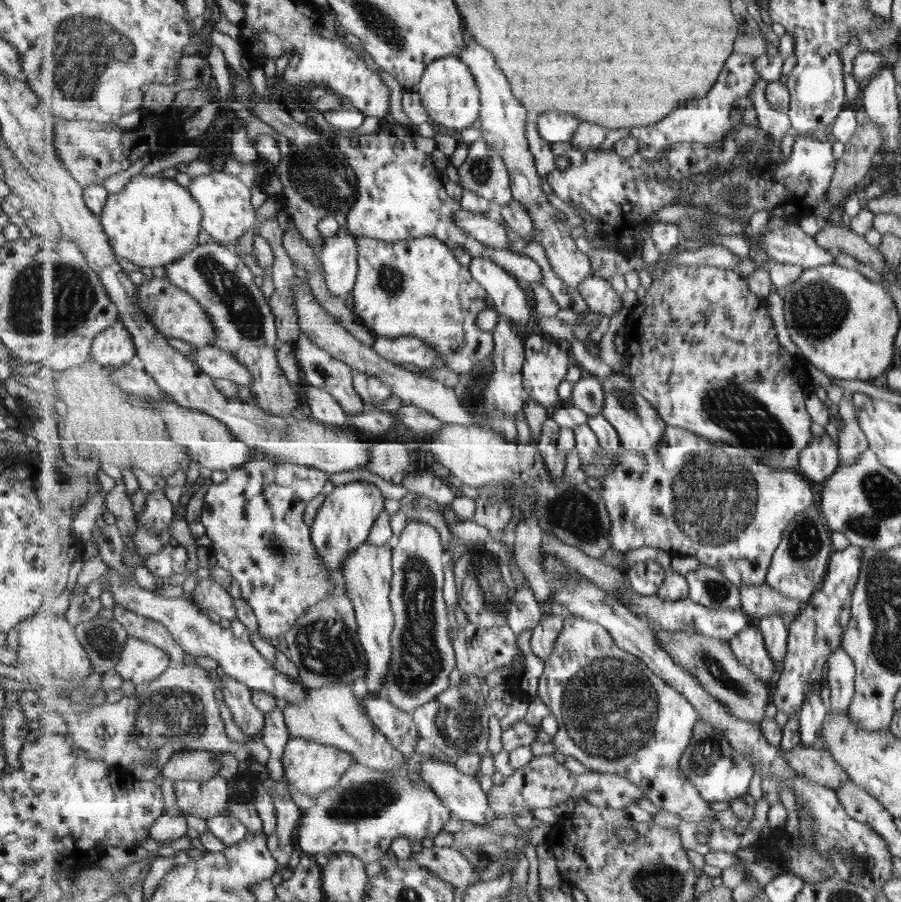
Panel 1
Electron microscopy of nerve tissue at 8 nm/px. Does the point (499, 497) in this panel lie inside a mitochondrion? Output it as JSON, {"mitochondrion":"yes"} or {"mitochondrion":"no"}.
{"mitochondrion":"yes"}

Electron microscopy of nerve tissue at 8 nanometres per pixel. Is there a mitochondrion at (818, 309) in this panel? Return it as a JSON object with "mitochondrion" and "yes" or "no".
{"mitochondrion":"yes"}

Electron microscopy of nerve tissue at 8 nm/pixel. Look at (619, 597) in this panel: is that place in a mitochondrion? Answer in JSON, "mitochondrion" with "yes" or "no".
{"mitochondrion":"no"}

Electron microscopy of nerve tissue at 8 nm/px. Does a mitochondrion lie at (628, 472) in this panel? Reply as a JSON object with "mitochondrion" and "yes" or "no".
{"mitochondrion":"no"}

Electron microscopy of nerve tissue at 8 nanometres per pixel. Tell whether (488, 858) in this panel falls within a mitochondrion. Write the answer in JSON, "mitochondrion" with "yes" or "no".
{"mitochondrion":"yes"}

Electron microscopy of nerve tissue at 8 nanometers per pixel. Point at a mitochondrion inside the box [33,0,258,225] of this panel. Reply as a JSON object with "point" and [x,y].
{"point":[87,52]}

